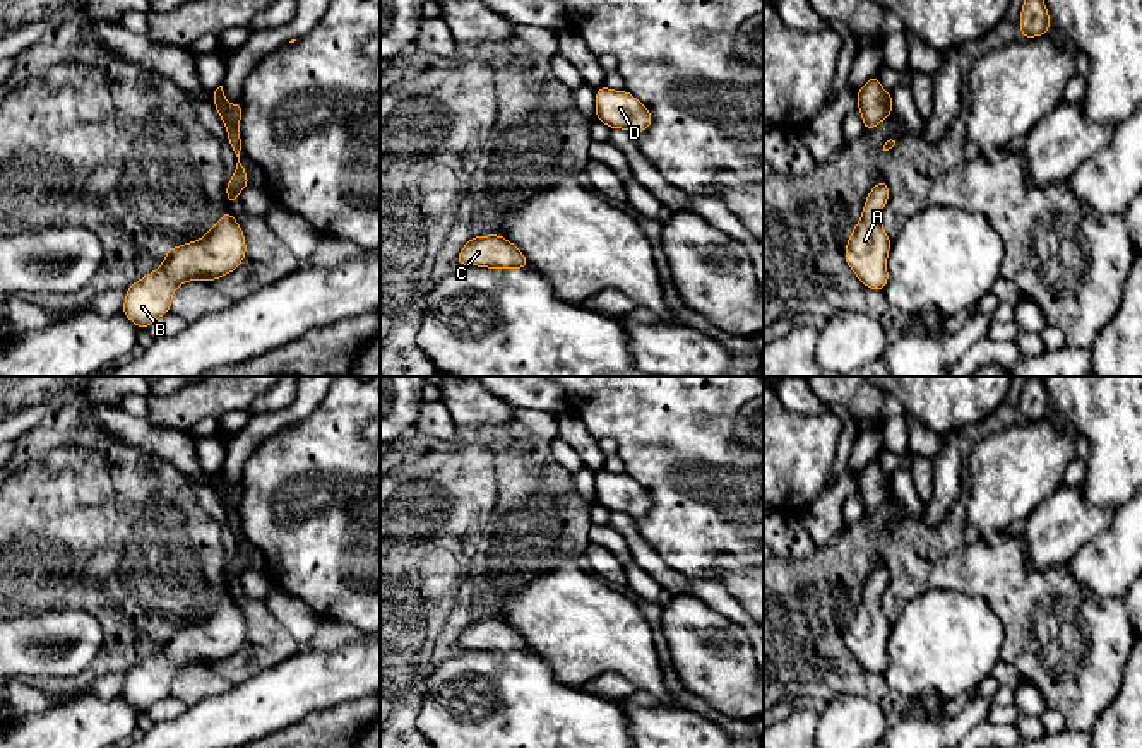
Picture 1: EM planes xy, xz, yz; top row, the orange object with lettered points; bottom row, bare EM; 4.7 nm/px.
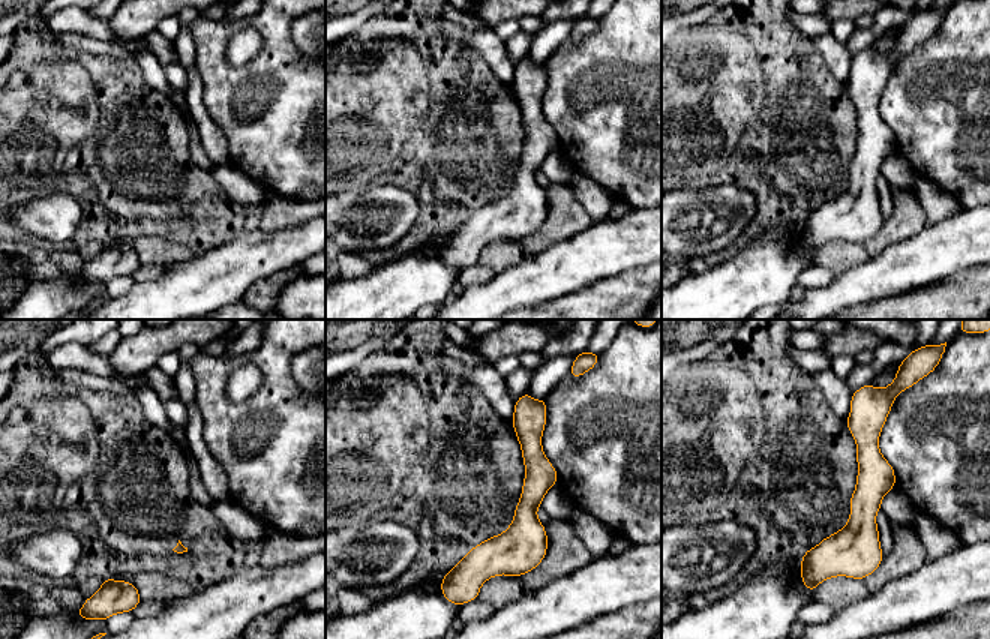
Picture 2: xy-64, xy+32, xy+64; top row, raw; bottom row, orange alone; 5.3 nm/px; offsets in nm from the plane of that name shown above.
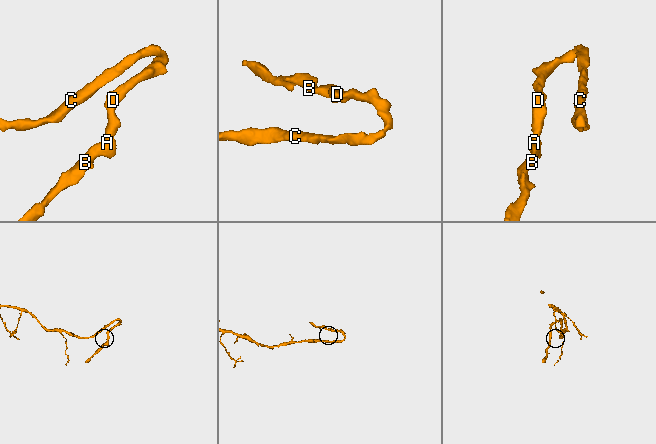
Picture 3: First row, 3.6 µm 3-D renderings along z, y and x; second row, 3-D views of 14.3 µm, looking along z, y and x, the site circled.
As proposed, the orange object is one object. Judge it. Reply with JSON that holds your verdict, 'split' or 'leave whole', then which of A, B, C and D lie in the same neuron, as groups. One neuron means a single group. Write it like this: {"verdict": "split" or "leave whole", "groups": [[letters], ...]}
{"verdict": "leave whole", "groups": [["A", "B", "C", "D"]]}

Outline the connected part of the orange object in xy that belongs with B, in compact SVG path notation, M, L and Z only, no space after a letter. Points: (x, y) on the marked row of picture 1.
M228 211L200 240L171 246L159 269L130 284L125 289L122 313L137 327L147 329L156 318L171 312L178 286L228 276L240 267L245 255L245 233Z

